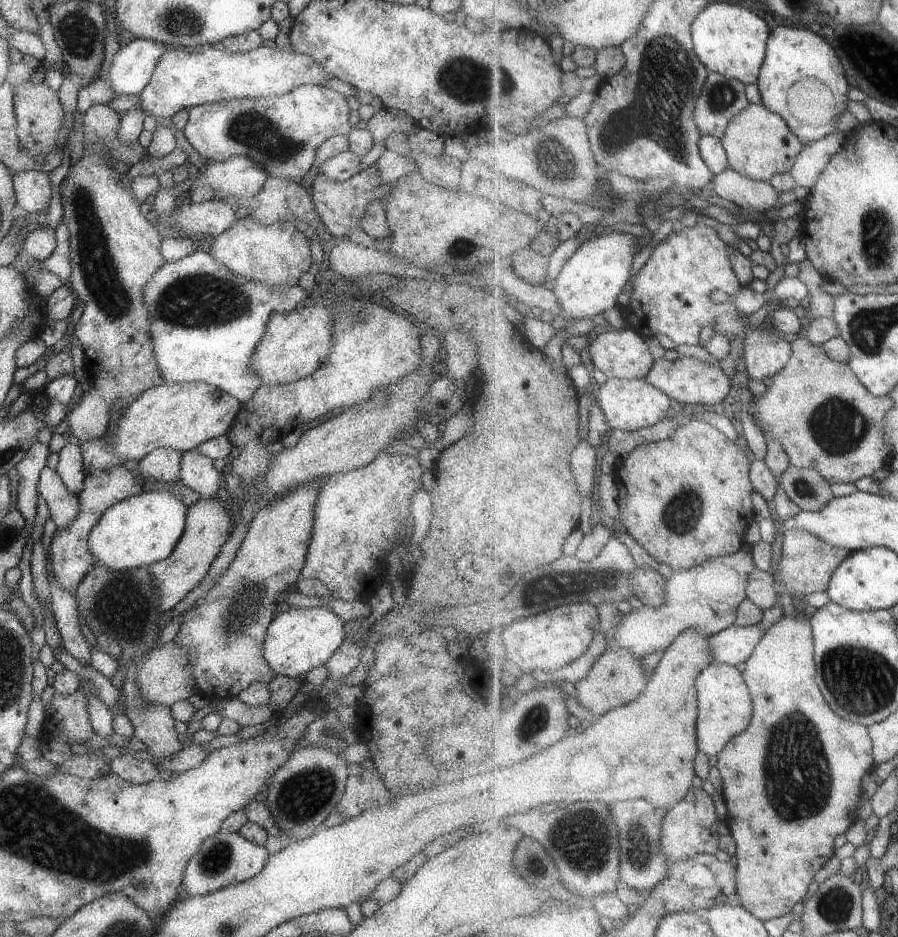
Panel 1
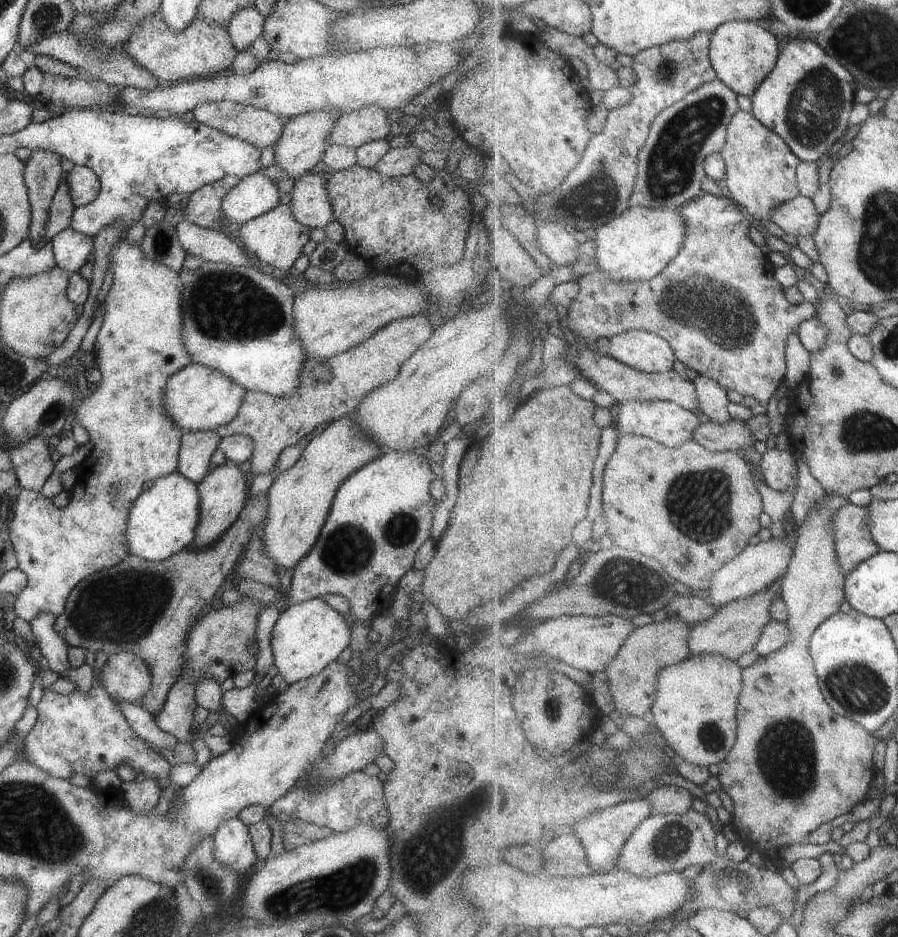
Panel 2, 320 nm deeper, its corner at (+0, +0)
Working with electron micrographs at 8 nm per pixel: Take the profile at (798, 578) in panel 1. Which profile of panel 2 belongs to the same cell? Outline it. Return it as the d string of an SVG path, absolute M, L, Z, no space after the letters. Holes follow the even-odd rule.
M849 501L834 517L834 528L838 559L845 575L882 550L870 531L869 506L860 507Z

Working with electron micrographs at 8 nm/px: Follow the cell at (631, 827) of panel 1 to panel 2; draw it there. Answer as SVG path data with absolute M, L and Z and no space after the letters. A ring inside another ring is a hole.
M667 785L655 789L648 796L657 813L687 814L693 806L694 794L685 787Z

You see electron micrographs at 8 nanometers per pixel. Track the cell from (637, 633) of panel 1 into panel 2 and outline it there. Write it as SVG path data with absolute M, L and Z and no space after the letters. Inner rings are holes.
M771 537L766 541L759 541L748 546L735 561L725 565L712 578L712 584L709 585L708 596L705 600L715 605L716 608L720 608L767 589L777 580L781 581L785 578L788 568L792 564L794 553L795 548L791 548L791 542L787 538Z

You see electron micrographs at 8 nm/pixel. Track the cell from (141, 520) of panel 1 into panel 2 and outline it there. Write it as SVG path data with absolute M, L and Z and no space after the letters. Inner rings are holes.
M175 470L156 478L150 488L135 497L128 510L126 526L129 555L159 562L190 546L195 536L200 507L196 486L197 484Z

